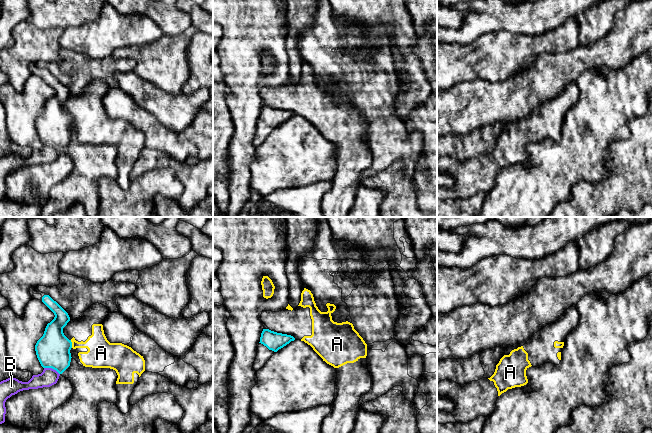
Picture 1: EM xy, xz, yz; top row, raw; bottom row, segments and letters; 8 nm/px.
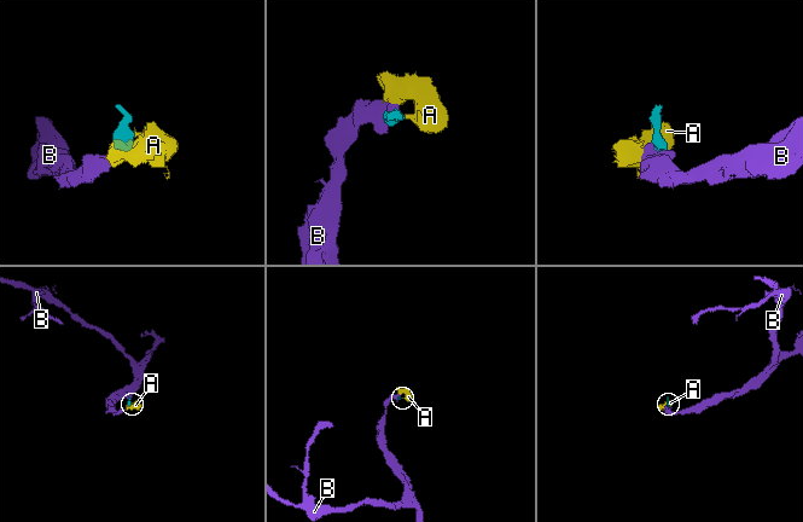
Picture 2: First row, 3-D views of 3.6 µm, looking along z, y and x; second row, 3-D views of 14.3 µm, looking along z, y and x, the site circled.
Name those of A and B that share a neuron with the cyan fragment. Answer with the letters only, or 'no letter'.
B

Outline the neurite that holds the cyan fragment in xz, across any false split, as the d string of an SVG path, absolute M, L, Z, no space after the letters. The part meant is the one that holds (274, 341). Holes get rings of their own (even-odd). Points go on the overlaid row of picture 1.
M263 329L260 342L257 347L257 356L253 364L254 370L258 371L261 369L275 352L294 340L295 338L291 335Z

